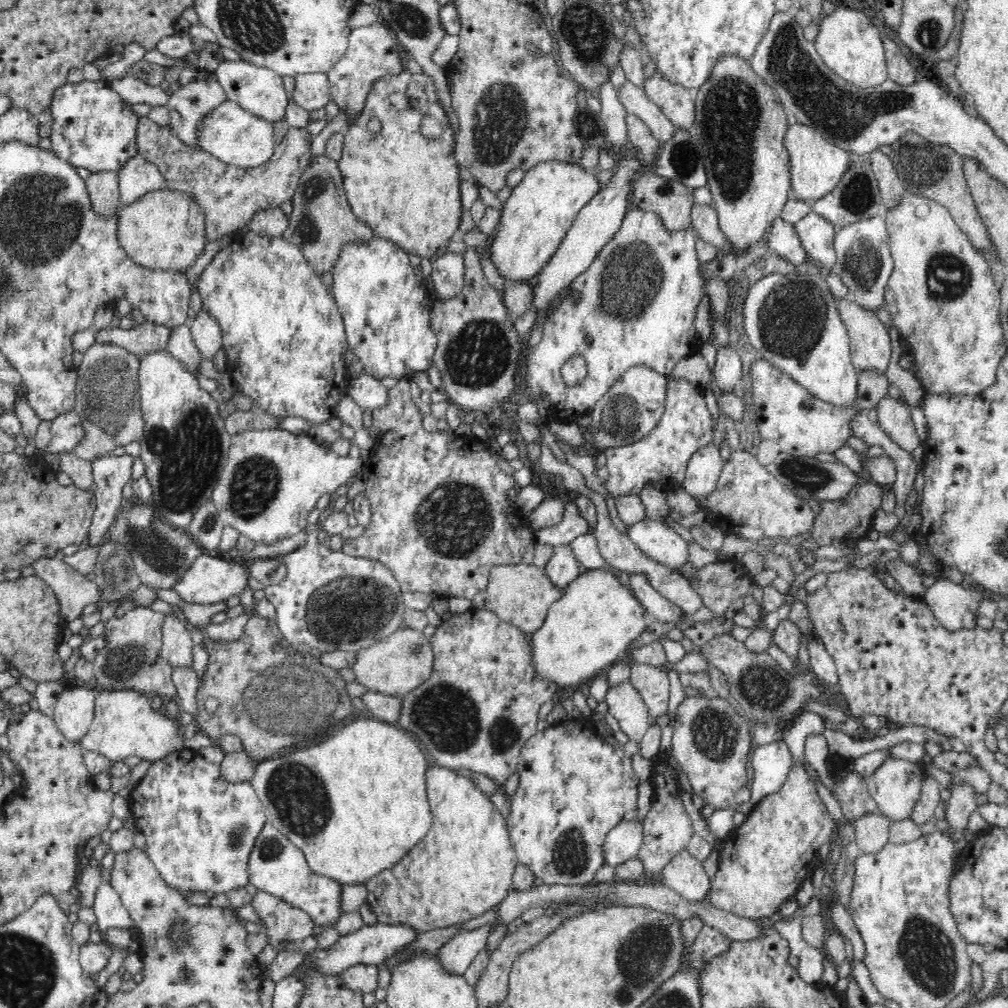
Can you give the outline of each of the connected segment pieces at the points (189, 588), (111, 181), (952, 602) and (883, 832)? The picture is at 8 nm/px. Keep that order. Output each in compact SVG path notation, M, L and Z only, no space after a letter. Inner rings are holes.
M202 554L196 558L194 564L188 563L186 567L186 574L174 584L173 590L180 596L182 601L188 604L216 604L229 600L234 595L241 595L244 593L248 583L255 585L252 580L246 576L245 565L238 561L227 559L226 557L213 558Z
M92 172L85 183L96 215L112 218L120 212L122 205L119 200L119 180L116 172Z
M947 579L934 582L921 600L927 604L942 627L958 631L960 628L977 628L975 619L986 598L988 596L977 587L964 588Z
M881 812L866 814L852 822L855 827L855 845L861 853L874 854L888 844L891 821Z

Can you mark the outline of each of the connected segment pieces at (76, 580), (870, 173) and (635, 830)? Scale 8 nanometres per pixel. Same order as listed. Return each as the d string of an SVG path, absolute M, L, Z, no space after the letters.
M55 557L43 559L35 563L33 569L56 594L61 607L61 618L66 625L82 616L87 605L100 604L102 601L102 593L96 584L87 580L63 560Z
M848 151L846 171L835 184L834 190L828 191L828 194L824 195L822 199L815 200L811 204L814 213L829 220L836 228L850 226L852 223L883 214L878 179L868 156Z
M624 819L614 829L606 833L604 845L604 861L608 866L620 866L631 858L638 857L638 852L643 845L642 823L636 820Z

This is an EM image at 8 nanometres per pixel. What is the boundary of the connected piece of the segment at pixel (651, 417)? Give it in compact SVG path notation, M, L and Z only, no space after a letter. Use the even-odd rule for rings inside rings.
M638 366L624 371L592 410L590 433L596 448L624 447L642 440L662 418L666 404L666 378L651 368Z

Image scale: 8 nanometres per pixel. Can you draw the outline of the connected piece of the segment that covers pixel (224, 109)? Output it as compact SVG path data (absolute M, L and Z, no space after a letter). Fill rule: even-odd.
M226 100L214 110L210 110L206 116L199 118L196 124L196 146L227 165L249 169L268 162L277 145L274 143L274 128L271 122L247 113L234 102Z

